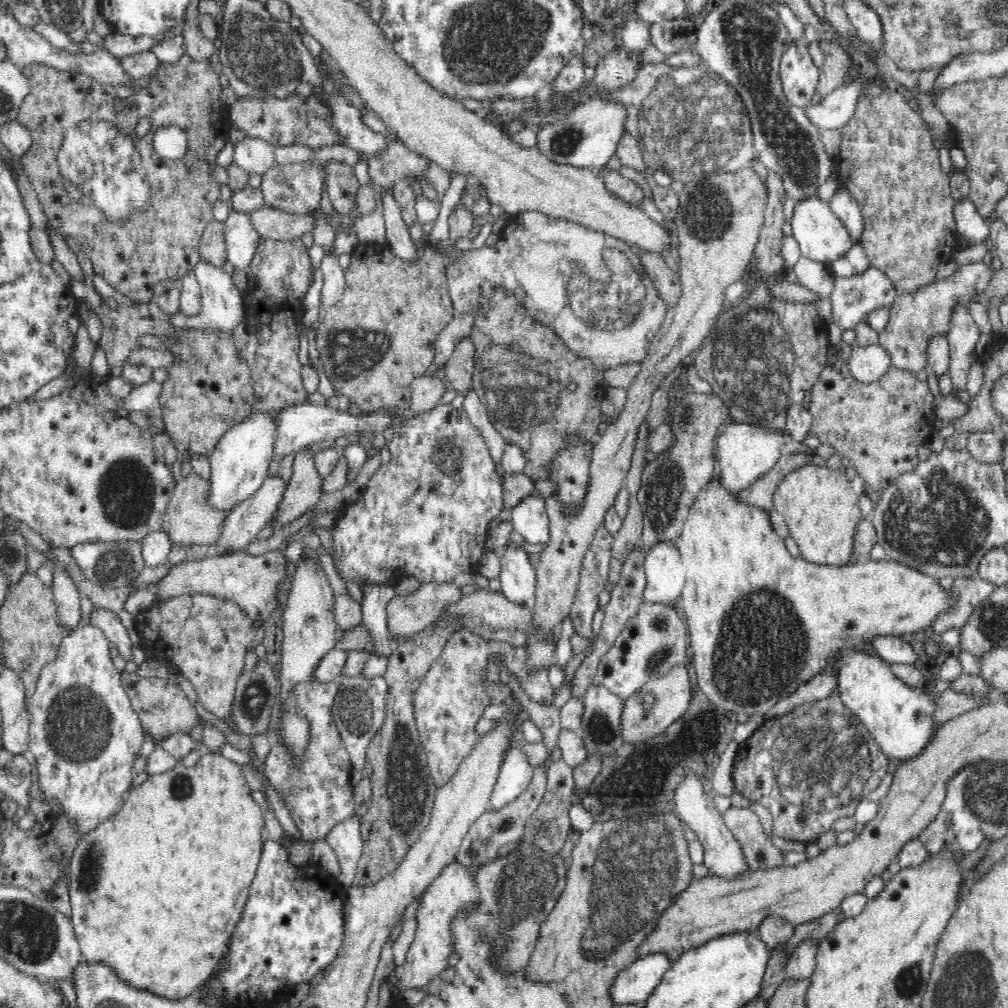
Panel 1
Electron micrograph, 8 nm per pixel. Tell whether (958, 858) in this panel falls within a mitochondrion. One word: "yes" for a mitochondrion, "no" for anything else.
no

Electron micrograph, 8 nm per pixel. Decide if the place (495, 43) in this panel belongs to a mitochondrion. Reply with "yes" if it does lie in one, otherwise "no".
yes

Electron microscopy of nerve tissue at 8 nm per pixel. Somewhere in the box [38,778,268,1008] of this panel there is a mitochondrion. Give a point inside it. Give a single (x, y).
(90, 862)

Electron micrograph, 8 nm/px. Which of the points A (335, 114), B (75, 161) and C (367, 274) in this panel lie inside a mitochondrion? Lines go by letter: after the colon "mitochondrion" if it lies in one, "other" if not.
A: other
B: mitochondrion
C: other

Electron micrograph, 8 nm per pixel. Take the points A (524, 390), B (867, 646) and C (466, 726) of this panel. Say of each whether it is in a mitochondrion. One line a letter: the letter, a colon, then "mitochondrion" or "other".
A: mitochondrion
B: other
C: other

